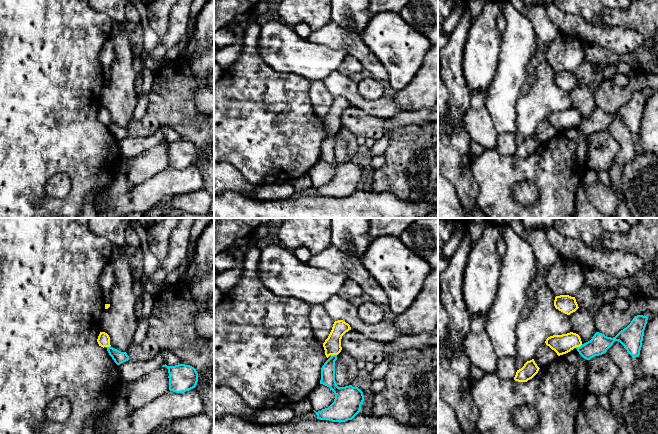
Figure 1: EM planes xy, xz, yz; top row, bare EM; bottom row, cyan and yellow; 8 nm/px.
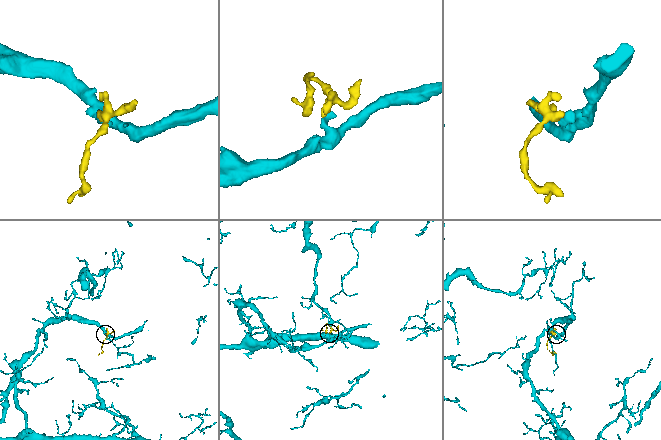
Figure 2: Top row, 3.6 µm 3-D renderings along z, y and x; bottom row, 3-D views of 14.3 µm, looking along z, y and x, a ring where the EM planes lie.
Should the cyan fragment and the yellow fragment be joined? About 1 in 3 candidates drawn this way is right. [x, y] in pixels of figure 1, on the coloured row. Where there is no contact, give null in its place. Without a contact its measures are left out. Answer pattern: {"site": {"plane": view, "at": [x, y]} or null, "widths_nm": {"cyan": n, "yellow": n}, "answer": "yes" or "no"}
{"site": {"plane": "yz", "at": [578, 347]}, "widths_nm": {"cyan": 160, "yellow": 160}, "answer": "no"}

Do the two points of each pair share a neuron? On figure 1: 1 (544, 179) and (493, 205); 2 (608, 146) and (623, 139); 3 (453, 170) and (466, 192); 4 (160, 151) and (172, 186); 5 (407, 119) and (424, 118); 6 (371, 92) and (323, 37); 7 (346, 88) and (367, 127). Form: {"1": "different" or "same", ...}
{"1": "same", "2": "different", "3": "same", "4": "different", "5": "same", "6": "different", "7": "different"}

